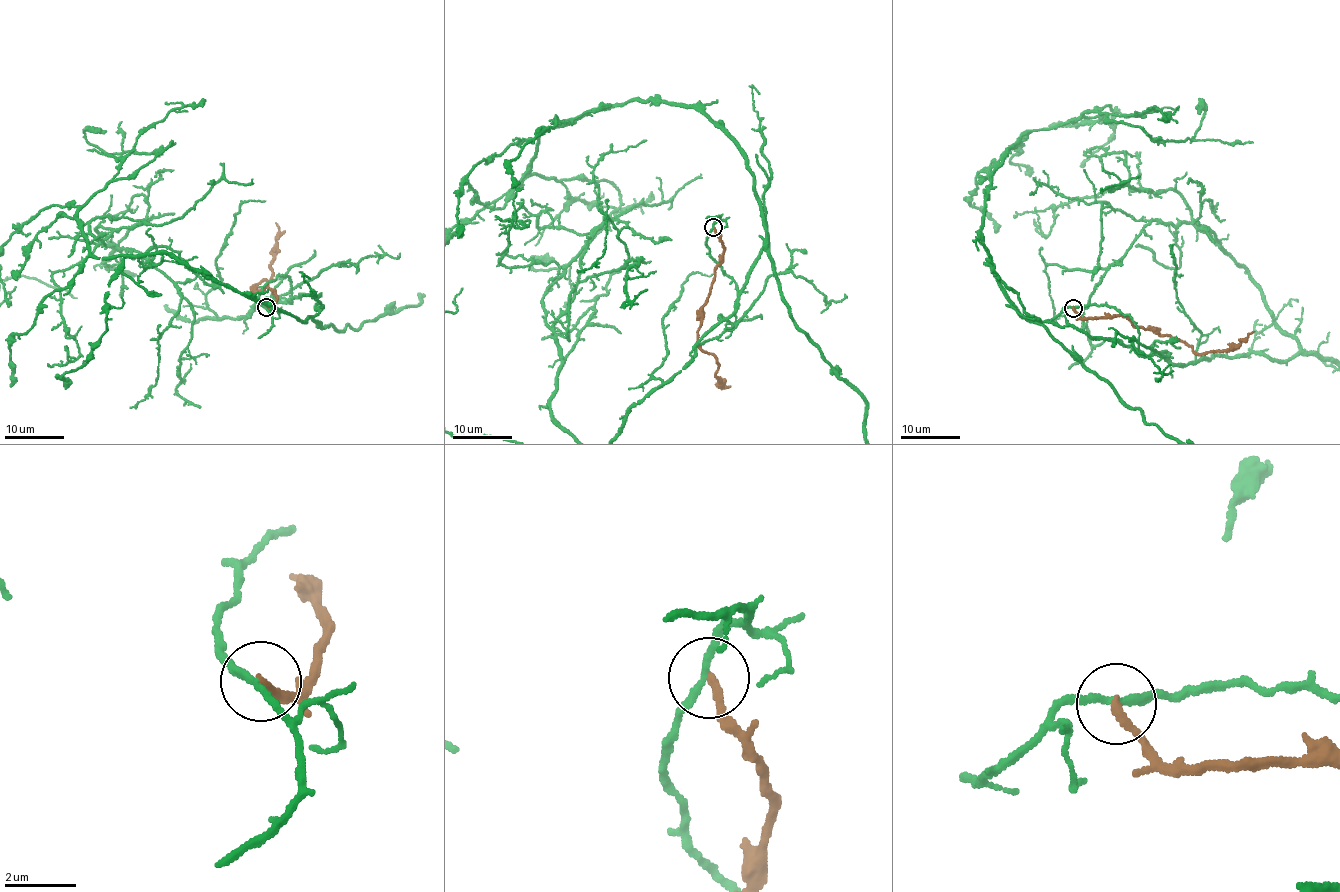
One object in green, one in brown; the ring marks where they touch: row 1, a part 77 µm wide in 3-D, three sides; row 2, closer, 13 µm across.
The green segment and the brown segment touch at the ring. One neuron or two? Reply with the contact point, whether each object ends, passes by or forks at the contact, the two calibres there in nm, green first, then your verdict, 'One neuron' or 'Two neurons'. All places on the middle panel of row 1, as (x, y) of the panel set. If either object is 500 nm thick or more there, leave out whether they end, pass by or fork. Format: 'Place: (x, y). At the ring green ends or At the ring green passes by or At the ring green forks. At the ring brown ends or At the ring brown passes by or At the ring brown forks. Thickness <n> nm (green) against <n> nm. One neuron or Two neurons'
Place: (713, 227). At the ring green passes by. At the ring brown ends. Thickness 180 nm (green) against 240 nm. Two neurons

